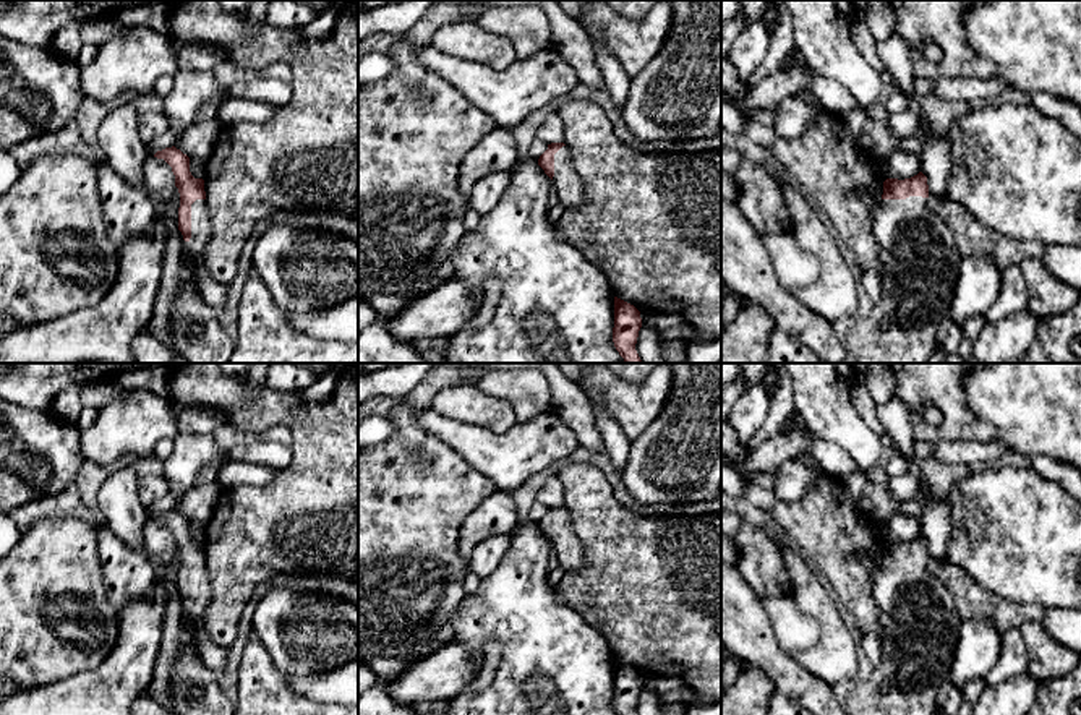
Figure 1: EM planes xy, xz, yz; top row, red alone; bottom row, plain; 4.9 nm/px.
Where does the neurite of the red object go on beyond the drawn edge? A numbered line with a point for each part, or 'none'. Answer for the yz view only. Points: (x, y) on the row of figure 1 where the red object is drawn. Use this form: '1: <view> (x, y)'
1: yz (919, 258)

